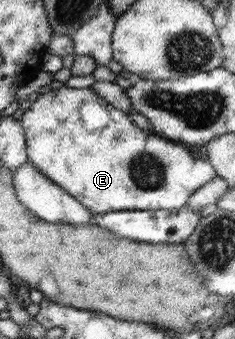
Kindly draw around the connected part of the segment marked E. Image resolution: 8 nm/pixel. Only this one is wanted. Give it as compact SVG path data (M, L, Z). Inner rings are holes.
M66 86L52 89L32 102L21 122L27 137L27 156L42 175L62 187L92 214L112 211L179 211L187 207L190 195L208 184L216 175L214 166L195 159L189 147L143 131L121 109L112 107L93 89Z

